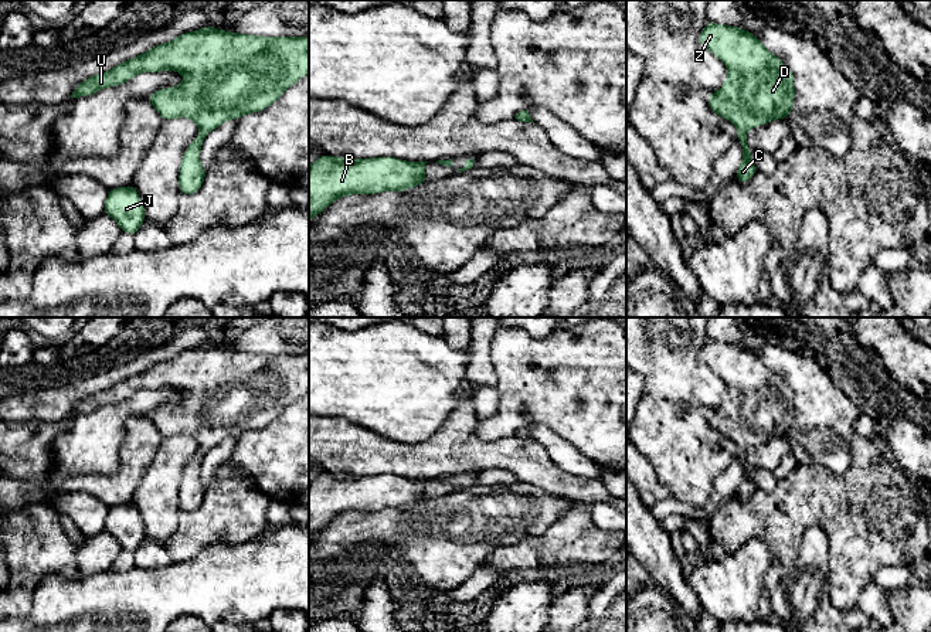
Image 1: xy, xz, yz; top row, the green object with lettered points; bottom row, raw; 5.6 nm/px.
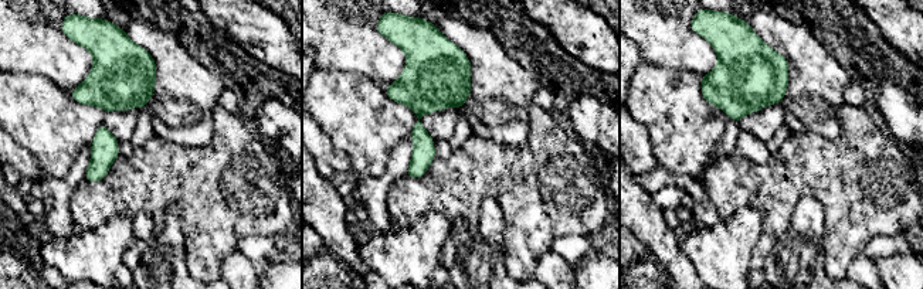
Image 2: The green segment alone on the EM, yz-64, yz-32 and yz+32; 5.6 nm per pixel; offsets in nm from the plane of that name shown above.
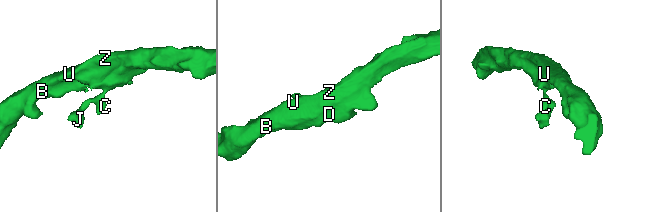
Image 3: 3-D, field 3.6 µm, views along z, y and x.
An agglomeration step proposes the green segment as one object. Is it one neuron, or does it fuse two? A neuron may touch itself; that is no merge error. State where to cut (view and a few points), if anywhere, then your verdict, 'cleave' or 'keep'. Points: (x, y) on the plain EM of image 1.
no cut; keep

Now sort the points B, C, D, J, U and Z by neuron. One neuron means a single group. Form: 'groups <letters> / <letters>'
groups B C D J U Z

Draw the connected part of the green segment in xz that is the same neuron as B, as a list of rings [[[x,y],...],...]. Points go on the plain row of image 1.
[[[322,472],[309,485],[309,538],[329,521],[347,512],[376,512],[385,507],[405,509],[410,504],[427,500],[424,485],[428,479],[408,480],[394,475],[337,476]]]

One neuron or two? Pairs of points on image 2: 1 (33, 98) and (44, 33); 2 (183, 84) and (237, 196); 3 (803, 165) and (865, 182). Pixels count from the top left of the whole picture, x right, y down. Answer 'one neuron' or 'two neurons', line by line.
1: two neurons
2: two neurons
3: one neuron

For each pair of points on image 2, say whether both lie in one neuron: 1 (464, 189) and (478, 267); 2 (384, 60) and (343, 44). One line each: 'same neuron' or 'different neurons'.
1: different neurons
2: same neuron

